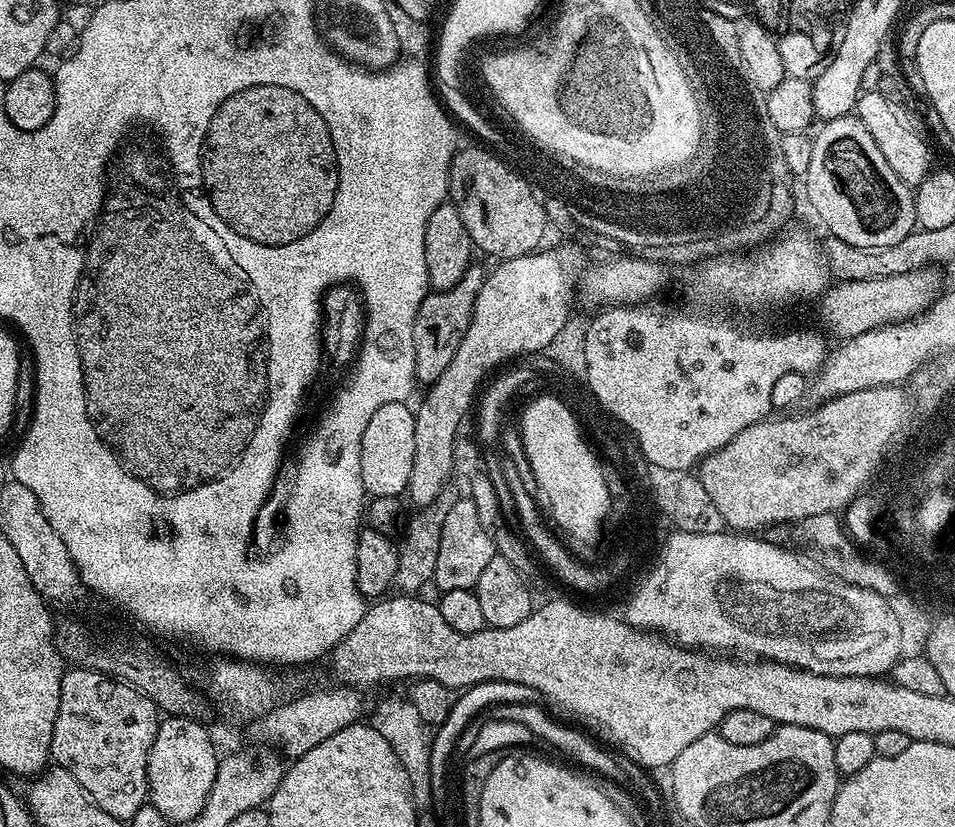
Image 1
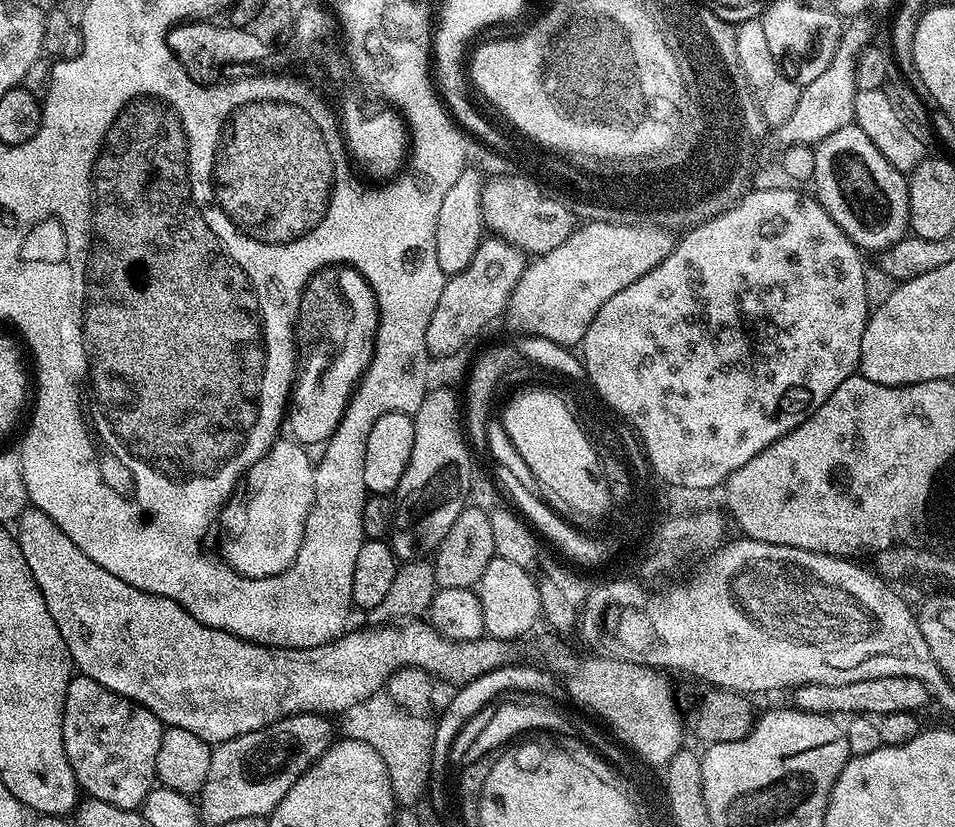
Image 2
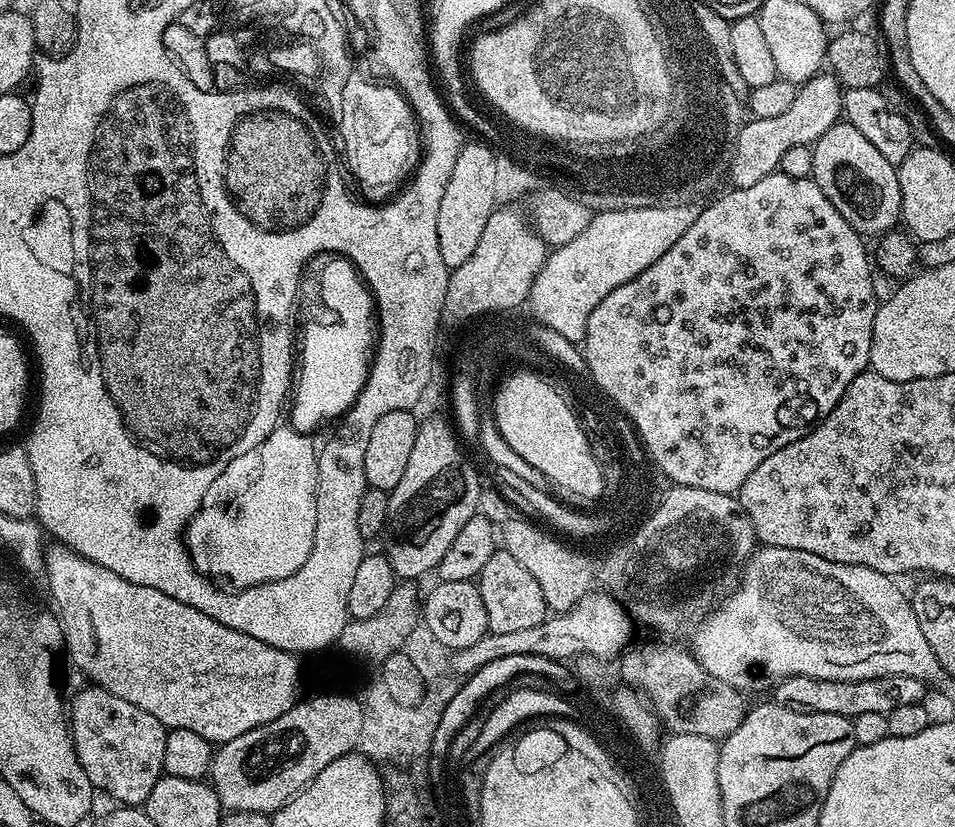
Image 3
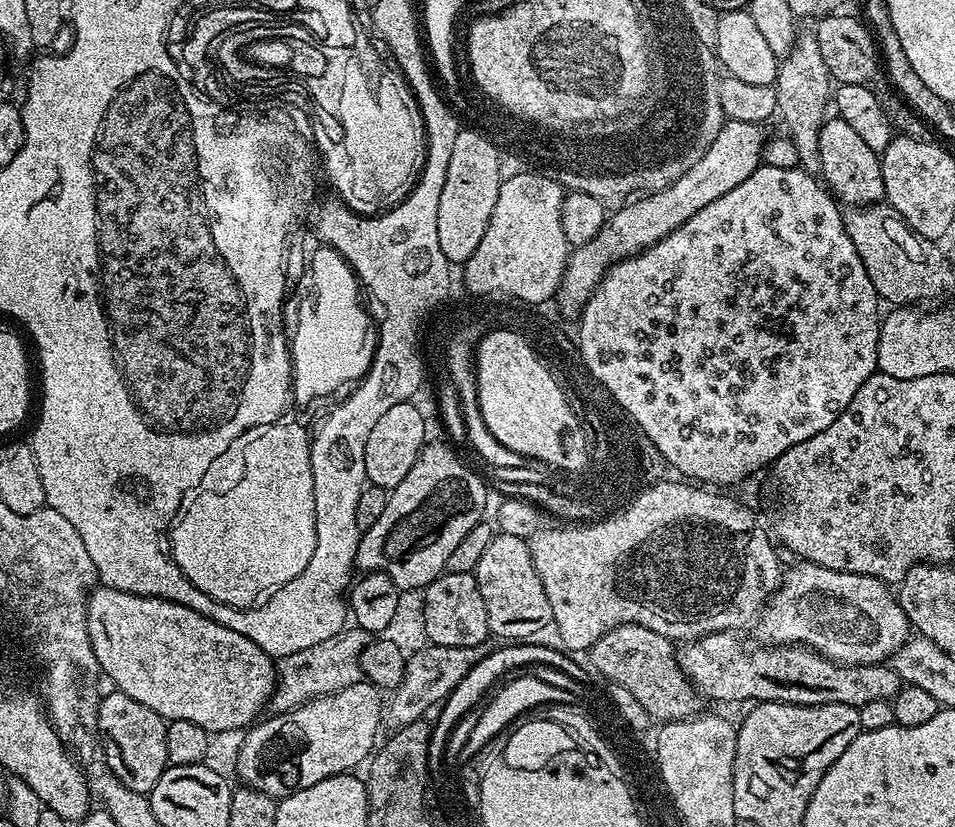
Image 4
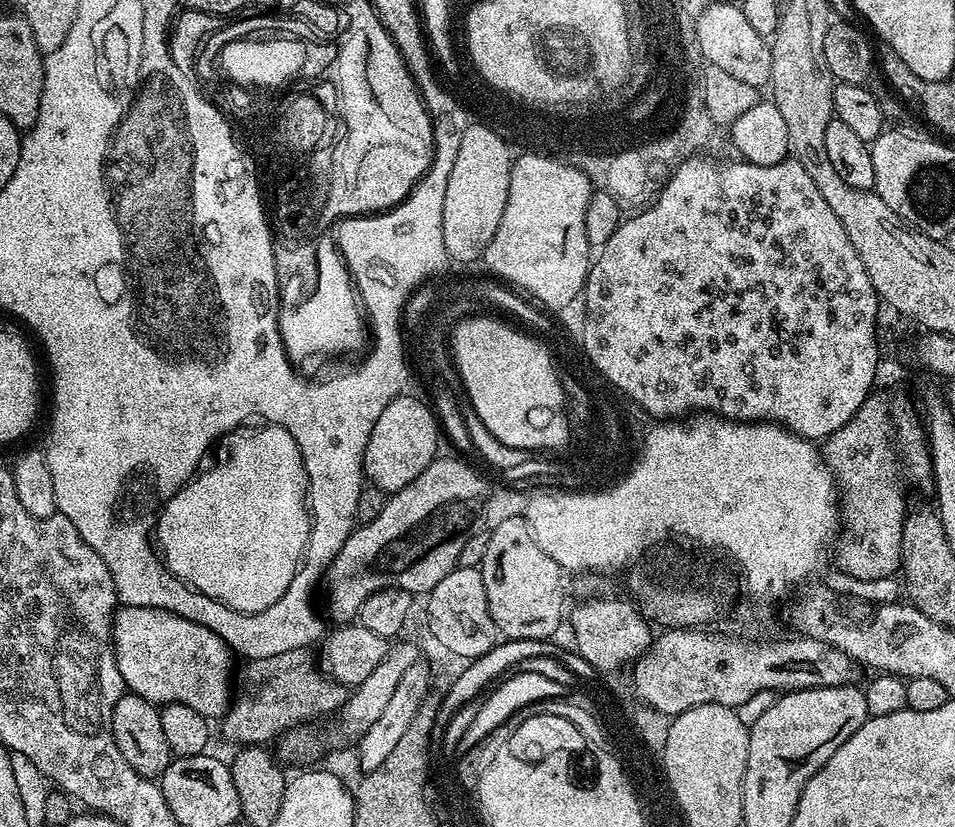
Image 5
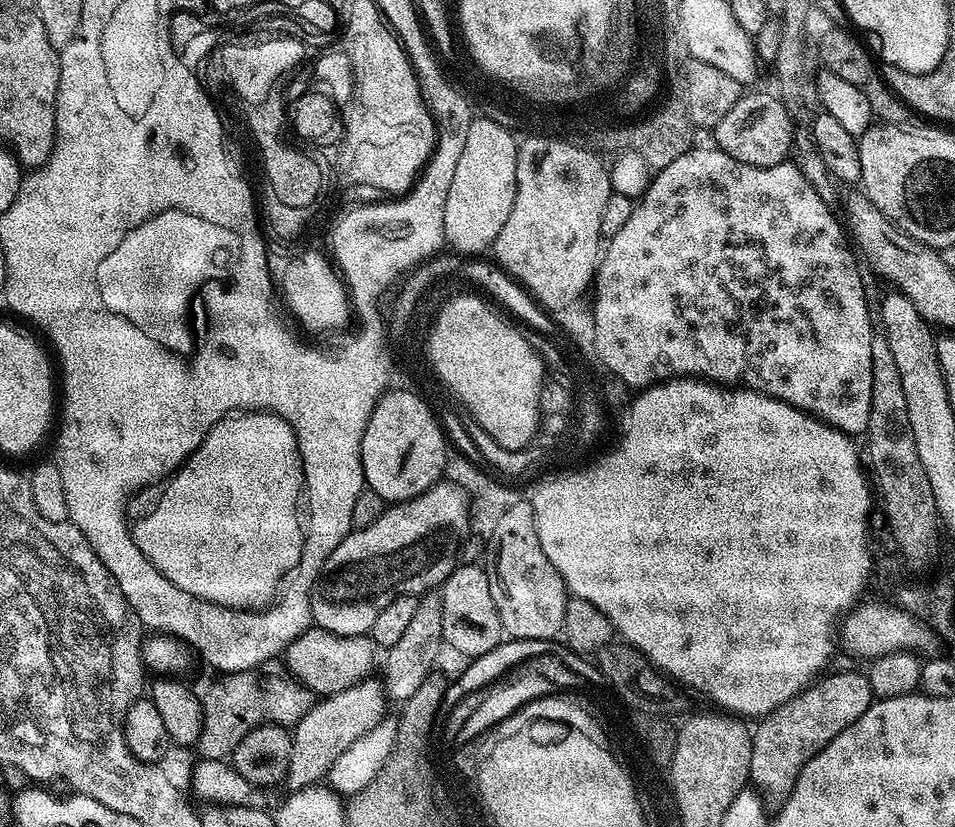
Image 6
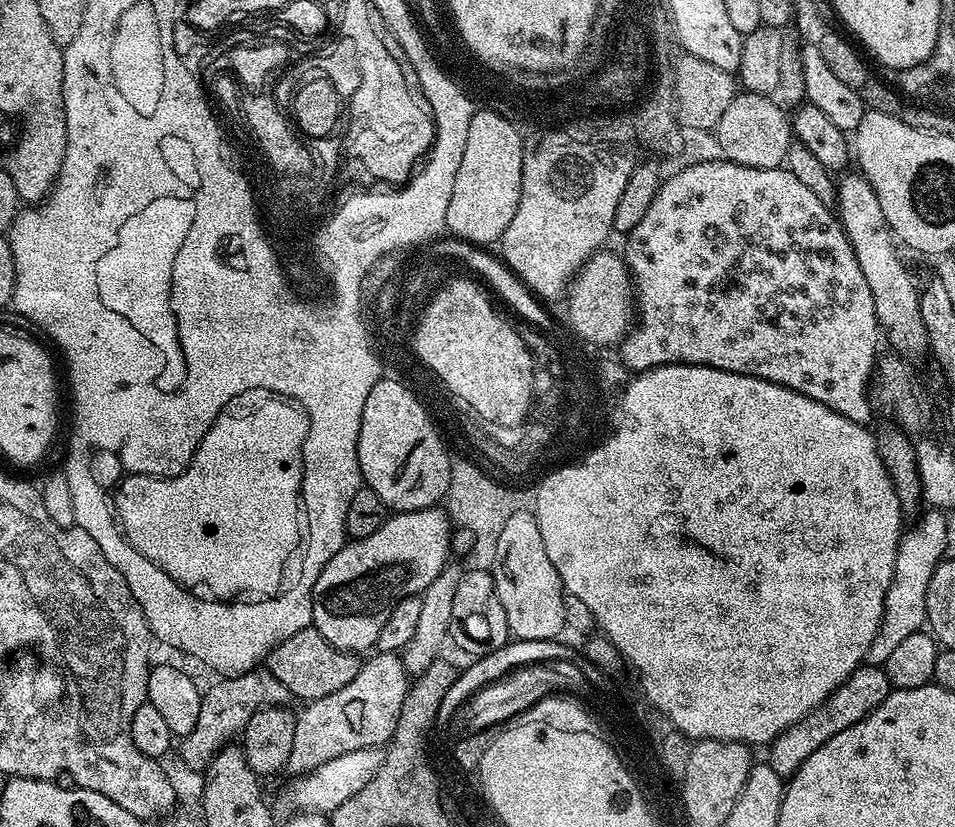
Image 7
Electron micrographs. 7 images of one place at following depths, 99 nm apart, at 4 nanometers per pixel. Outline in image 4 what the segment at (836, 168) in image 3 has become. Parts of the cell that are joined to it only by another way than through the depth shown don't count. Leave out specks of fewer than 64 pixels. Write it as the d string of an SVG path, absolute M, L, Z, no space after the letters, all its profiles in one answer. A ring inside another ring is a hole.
M838 118L825 119L818 134L818 154L822 180L833 197L844 206L876 206L885 199L880 156L847 122Z

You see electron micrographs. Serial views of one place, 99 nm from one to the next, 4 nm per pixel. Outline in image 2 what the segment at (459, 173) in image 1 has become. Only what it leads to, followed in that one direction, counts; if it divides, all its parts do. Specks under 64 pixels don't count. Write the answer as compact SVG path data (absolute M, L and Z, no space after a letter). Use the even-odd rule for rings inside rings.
M521 174L513 175L504 176L501 180L494 178L481 187L485 227L495 237L513 244L525 254L544 256L554 250L554 246L562 246L562 242L566 242L574 230L574 217L569 208L562 206L562 202L541 195L534 181Z

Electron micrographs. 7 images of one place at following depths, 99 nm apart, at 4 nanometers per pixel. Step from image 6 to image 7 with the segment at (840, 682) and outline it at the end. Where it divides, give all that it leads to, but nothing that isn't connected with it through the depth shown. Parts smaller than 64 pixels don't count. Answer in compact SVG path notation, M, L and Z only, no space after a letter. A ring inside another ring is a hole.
M861 666L856 668L850 674L850 678L846 678L846 682L838 686L838 690L831 692L817 708L810 710L810 714L806 714L797 724L787 728L777 740L772 741L767 749L767 752L769 751L766 756L767 763L772 765L781 778L792 777L798 770L798 766L802 766L802 762L806 762L806 758L810 758L810 754L814 754L814 750L822 746L822 742L834 738L834 734L846 730L846 726L870 714L870 710L874 710L887 698L889 691L888 676L884 673L883 667Z

